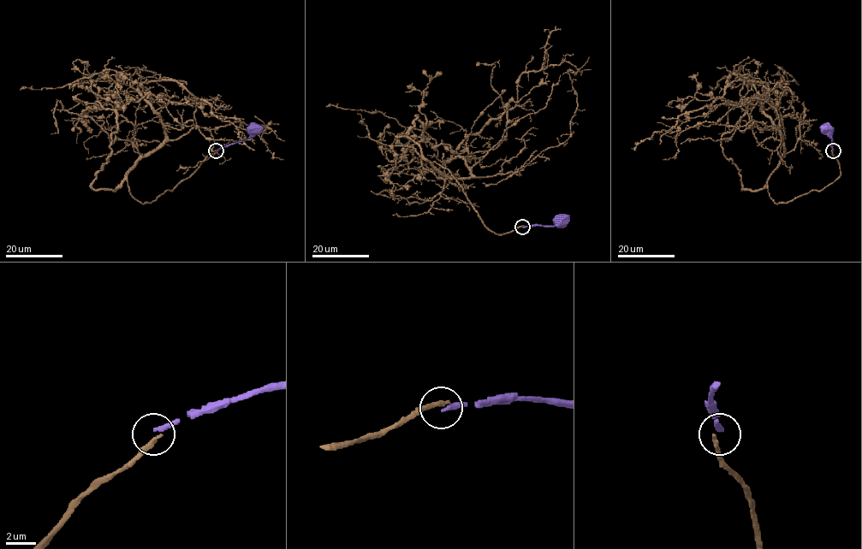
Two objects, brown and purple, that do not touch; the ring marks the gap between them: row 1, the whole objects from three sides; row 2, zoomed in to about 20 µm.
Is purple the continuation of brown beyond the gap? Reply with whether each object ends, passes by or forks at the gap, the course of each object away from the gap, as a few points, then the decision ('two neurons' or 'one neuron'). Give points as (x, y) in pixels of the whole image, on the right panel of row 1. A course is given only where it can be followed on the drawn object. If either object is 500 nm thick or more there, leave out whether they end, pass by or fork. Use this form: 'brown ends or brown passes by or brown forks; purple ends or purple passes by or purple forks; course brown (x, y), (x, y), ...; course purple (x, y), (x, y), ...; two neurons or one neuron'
brown ends; purple ends; course brown (832, 150), (831, 184), (775, 203), (765, 83), (734, 80), (667, 132), (680, 125); course purple (833, 150), (831, 138), (824, 129); two neurons

